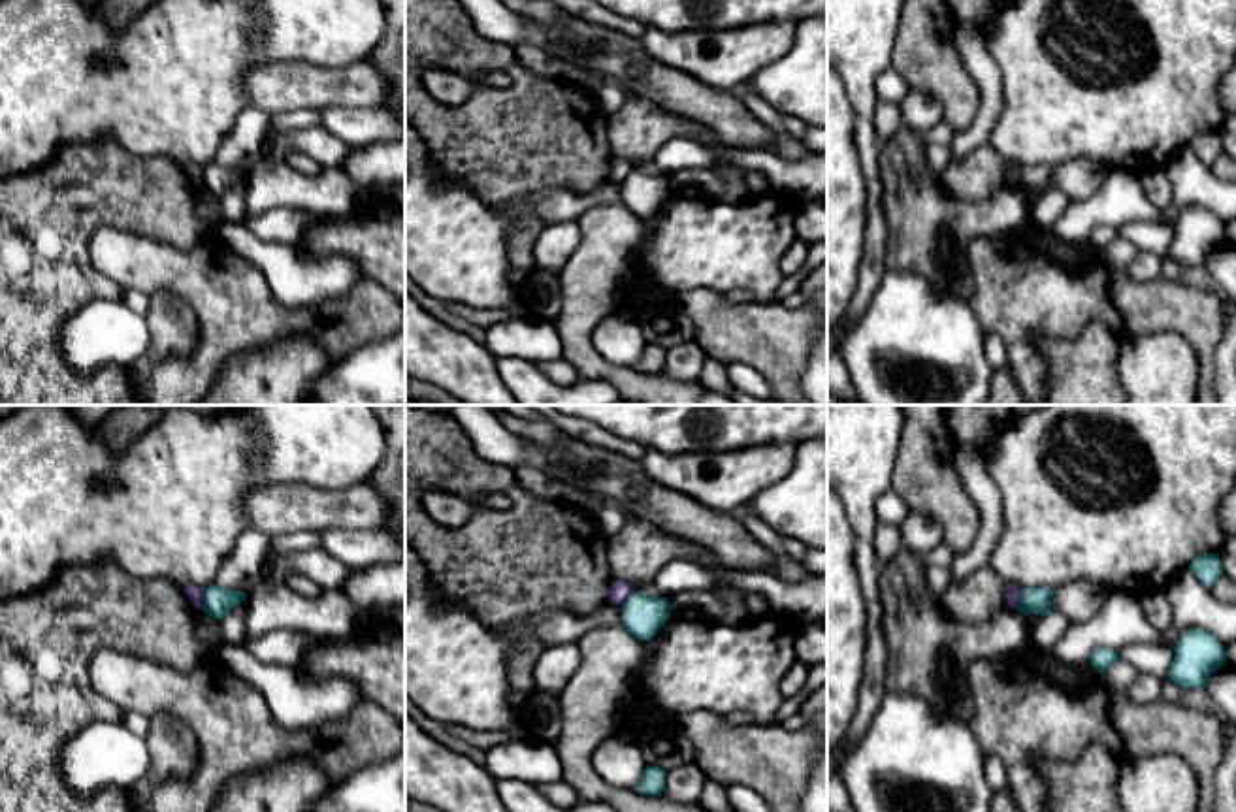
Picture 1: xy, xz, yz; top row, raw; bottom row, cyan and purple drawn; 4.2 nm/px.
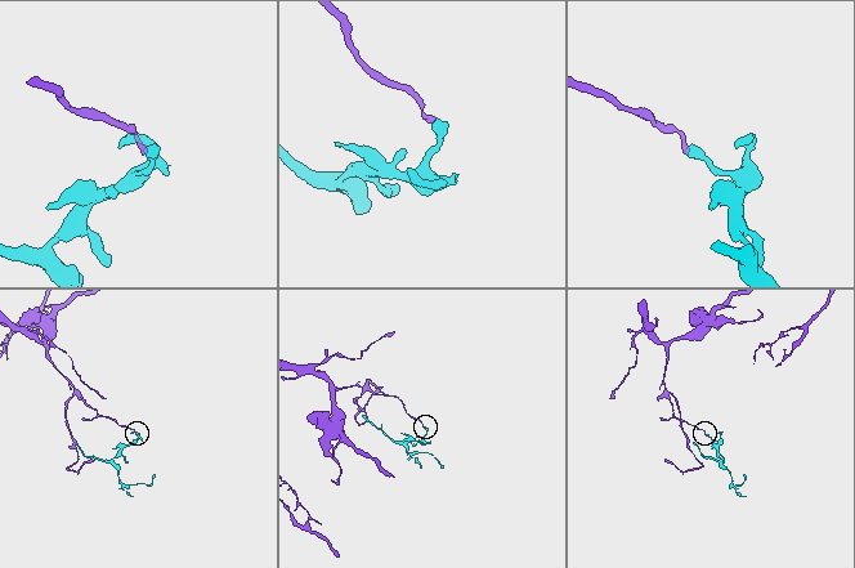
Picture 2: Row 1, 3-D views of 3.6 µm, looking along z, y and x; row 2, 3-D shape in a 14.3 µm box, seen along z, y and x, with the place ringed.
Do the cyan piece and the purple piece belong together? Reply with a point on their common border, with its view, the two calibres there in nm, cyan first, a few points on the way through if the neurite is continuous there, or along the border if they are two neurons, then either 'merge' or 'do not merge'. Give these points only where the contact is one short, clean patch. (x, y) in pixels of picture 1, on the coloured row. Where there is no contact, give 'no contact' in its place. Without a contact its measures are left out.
meets cyan in xy at (204, 600); 120 nm thick on the cyan side, 70 nm on the other; border along xy (206, 588), (202, 609); do not merge

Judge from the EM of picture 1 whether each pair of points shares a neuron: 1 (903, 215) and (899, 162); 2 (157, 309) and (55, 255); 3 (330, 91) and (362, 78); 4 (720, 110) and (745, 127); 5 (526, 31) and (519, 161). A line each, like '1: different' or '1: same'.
1: same
2: different
3: same
4: same
5: different

